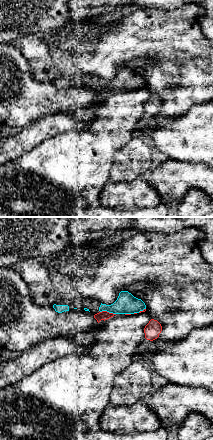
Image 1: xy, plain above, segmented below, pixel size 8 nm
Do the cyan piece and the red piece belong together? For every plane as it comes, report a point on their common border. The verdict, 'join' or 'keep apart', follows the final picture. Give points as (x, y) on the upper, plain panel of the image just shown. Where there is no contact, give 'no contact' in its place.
(108, 87)

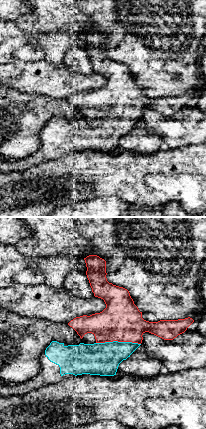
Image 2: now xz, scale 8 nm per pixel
(117, 117)

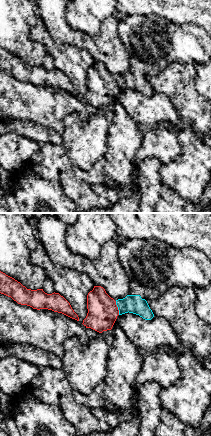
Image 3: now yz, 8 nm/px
(118, 84)

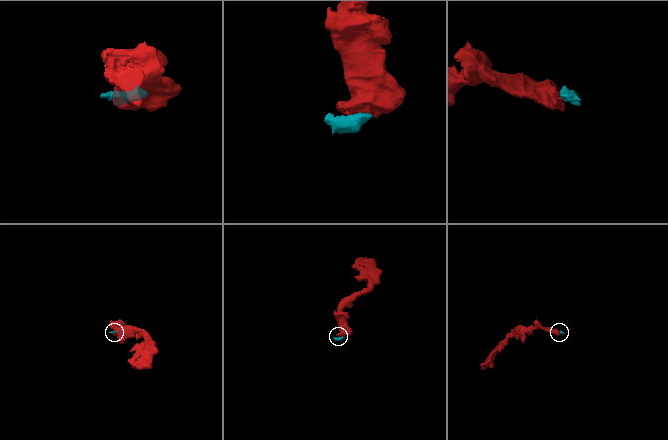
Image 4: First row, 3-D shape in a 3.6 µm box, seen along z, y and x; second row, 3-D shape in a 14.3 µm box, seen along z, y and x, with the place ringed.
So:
join

